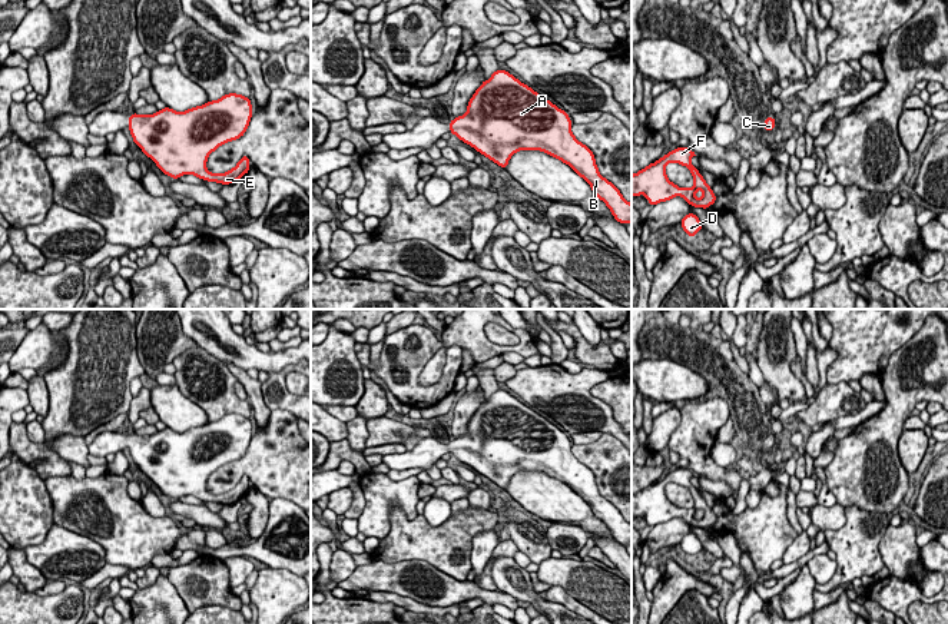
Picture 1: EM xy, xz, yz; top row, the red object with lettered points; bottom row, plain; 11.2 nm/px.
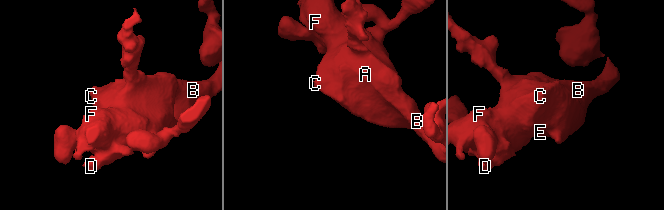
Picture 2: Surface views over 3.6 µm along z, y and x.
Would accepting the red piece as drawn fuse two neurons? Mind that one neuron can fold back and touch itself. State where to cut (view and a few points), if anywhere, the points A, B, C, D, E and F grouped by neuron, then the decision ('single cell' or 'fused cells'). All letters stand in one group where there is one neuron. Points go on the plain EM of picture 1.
no cut; A B C D E F; single cell

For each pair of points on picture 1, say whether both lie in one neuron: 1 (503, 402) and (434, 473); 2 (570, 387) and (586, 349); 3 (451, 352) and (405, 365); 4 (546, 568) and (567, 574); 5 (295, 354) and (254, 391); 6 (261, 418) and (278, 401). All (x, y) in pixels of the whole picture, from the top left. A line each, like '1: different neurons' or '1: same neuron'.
1: different neurons
2: different neurons
3: same neuron
4: same neuron
5: different neurons
6: different neurons

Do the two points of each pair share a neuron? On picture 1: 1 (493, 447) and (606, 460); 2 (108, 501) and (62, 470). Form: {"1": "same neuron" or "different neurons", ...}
{"1": "different neurons", "2": "different neurons"}

